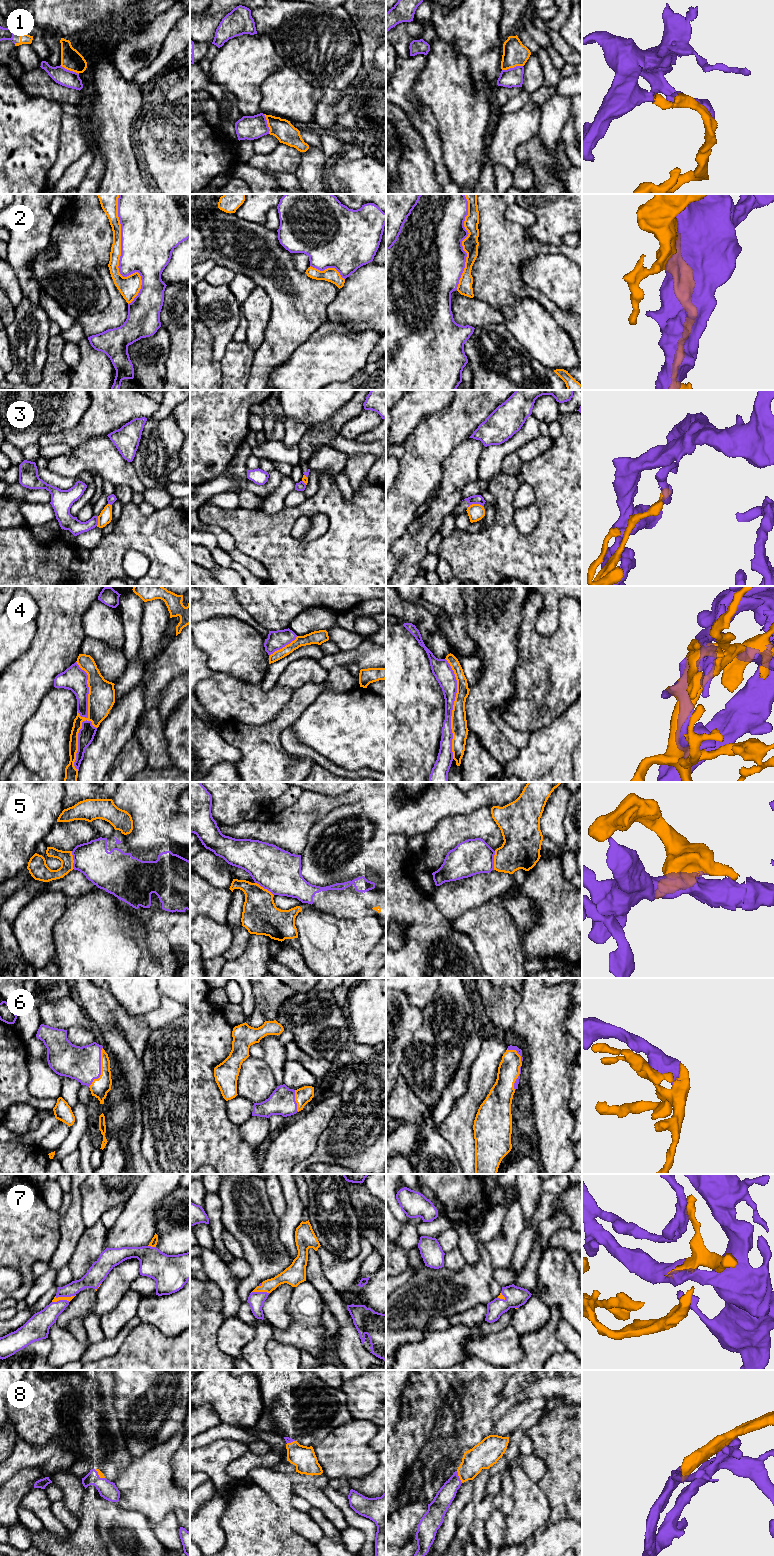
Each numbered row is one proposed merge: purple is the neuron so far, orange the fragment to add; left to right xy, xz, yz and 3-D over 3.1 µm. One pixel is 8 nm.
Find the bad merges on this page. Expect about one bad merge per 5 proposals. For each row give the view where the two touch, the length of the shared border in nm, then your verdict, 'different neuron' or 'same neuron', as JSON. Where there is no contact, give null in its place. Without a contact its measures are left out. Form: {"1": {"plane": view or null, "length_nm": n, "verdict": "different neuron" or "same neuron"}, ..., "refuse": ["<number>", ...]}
{"1": {"plane": "yz", "length_nm": 170, "verdict": "same neuron"}, "2": {"plane": "xy", "length_nm": 900, "verdict": "same neuron"}, "3": {"plane": "yz", "length_nm": 140, "verdict": "same neuron"}, "4": {"plane": "xy", "length_nm": 900, "verdict": "different neuron"}, "5": {"plane": "xz", "length_nm": 190, "verdict": "same neuron"}, "6": {"plane": "xy", "length_nm": 340, "verdict": "same neuron"}, "7": {"plane": "xy", "length_nm": 170, "verdict": "same neuron"}, "8": {"plane": "yz", "length_nm": 110, "verdict": "same neuron"}, "refuse": ["4"]}

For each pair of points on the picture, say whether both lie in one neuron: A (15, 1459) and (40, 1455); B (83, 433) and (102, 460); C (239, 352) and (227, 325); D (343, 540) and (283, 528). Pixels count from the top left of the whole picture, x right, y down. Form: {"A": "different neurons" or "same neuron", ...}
{"A": "same neuron", "B": "different neurons", "C": "different neurons", "D": "same neuron"}

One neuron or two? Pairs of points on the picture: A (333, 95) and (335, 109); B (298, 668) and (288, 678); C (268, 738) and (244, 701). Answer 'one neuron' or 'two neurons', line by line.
A: one neuron
B: one neuron
C: two neurons

